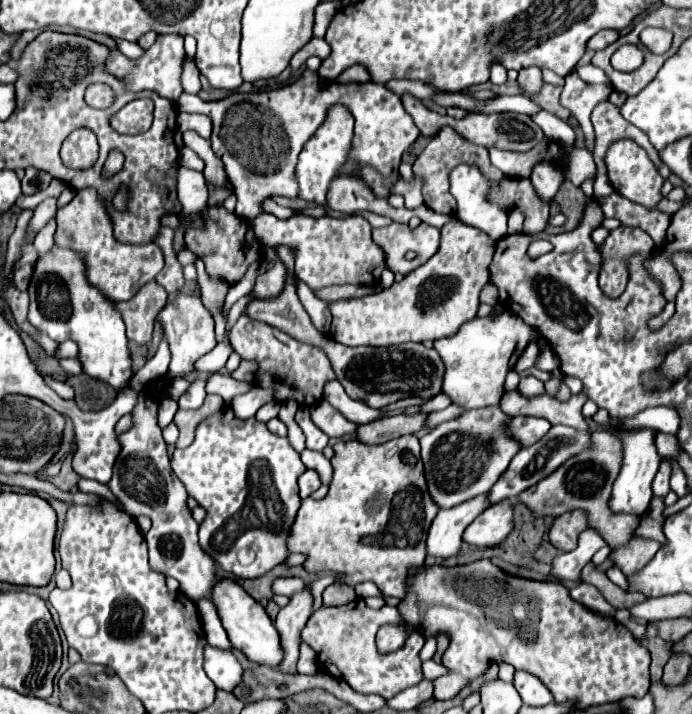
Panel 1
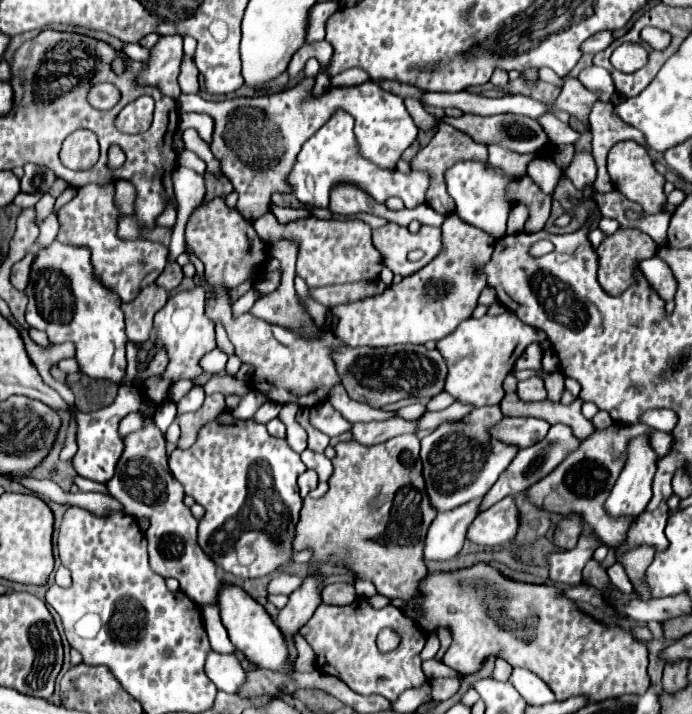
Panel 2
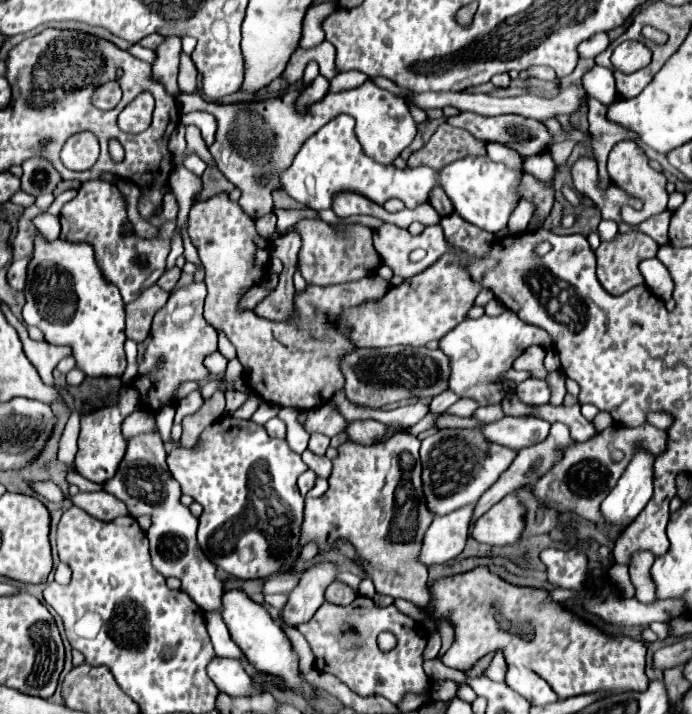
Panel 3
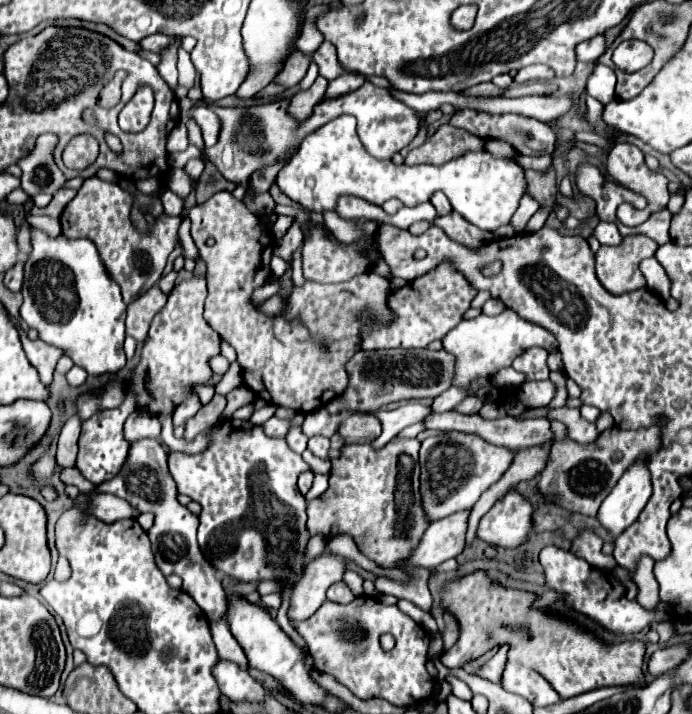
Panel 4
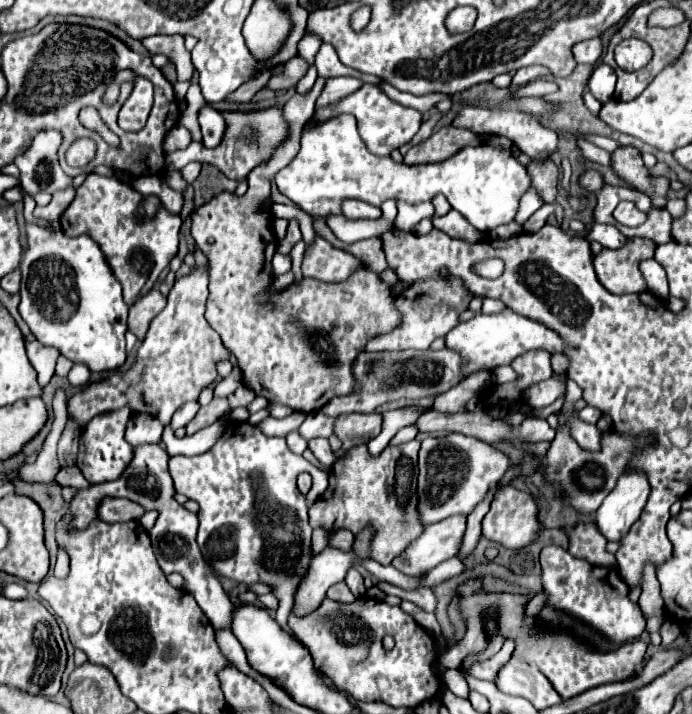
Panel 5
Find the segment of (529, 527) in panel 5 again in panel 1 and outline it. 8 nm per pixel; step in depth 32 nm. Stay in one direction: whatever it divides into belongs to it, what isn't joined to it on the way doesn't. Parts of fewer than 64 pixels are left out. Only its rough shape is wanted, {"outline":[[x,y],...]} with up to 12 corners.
{"outline":[[512,504],[484,510],[462,534],[480,548],[512,532]]}

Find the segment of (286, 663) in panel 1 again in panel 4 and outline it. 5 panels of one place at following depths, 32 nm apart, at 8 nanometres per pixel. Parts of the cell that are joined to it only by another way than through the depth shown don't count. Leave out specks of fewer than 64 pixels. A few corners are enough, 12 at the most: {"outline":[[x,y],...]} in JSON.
{"outline":[[344,558],[312,560],[290,594],[288,620],[308,620],[340,582]]}

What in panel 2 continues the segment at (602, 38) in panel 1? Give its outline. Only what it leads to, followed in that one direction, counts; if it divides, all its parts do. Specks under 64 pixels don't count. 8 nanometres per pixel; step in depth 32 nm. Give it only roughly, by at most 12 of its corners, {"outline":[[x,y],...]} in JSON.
{"outline":[[610,30],[598,32],[582,44],[584,54],[596,54],[614,40]]}

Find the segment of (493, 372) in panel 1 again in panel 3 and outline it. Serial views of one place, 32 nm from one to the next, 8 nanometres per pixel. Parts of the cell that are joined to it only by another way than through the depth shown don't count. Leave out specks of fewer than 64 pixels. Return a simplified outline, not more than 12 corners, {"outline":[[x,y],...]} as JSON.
{"outline":[[514,312],[466,318],[440,340],[448,390],[500,404],[502,374],[548,332]]}

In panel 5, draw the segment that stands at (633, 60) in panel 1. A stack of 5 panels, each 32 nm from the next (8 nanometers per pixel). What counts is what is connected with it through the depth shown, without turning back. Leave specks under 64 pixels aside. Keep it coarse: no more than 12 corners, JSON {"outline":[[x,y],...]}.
{"outline":[[630,38],[616,46],[614,60],[622,70],[644,68],[652,48]]}

